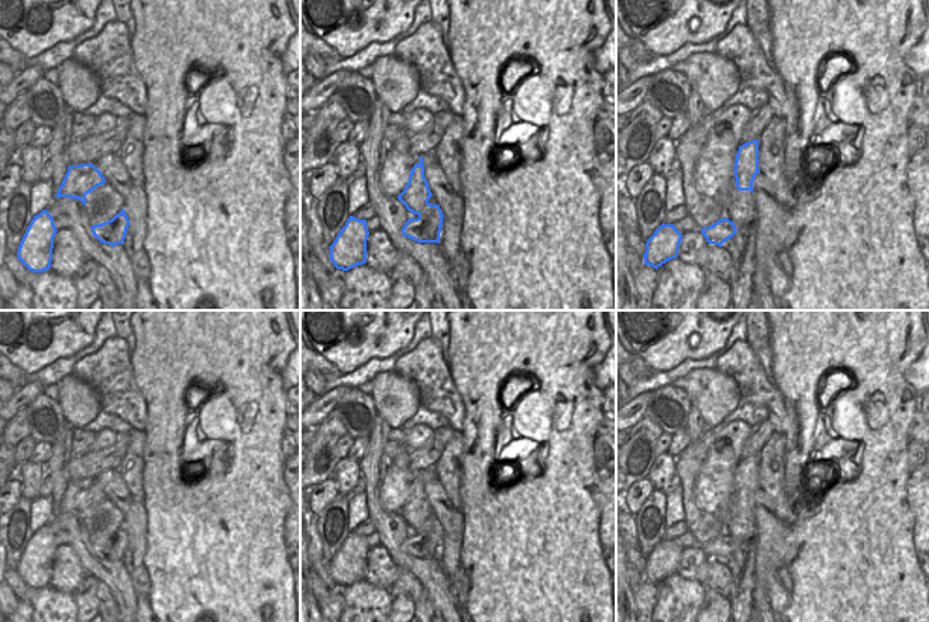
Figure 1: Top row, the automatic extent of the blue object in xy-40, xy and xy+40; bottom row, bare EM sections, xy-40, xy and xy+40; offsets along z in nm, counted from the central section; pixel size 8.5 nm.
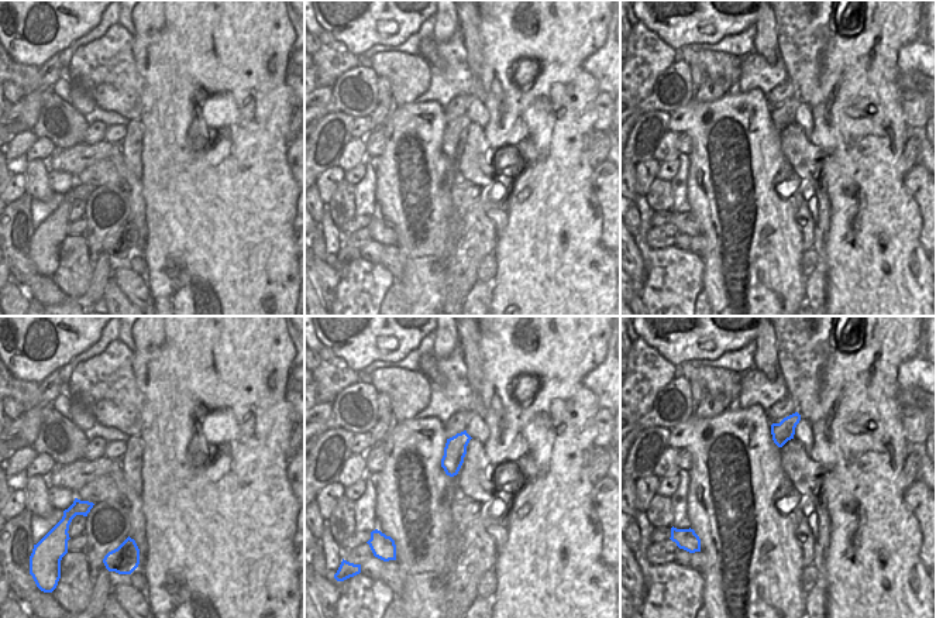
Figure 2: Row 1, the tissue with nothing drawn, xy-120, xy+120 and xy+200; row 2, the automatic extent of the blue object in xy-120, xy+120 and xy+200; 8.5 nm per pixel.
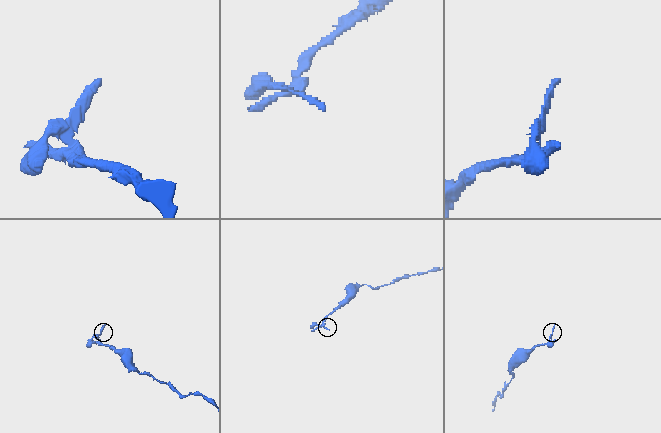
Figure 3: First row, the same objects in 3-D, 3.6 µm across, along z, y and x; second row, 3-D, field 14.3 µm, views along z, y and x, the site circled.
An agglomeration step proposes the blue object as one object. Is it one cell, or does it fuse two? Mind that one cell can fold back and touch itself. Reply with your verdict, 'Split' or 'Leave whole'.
Split

